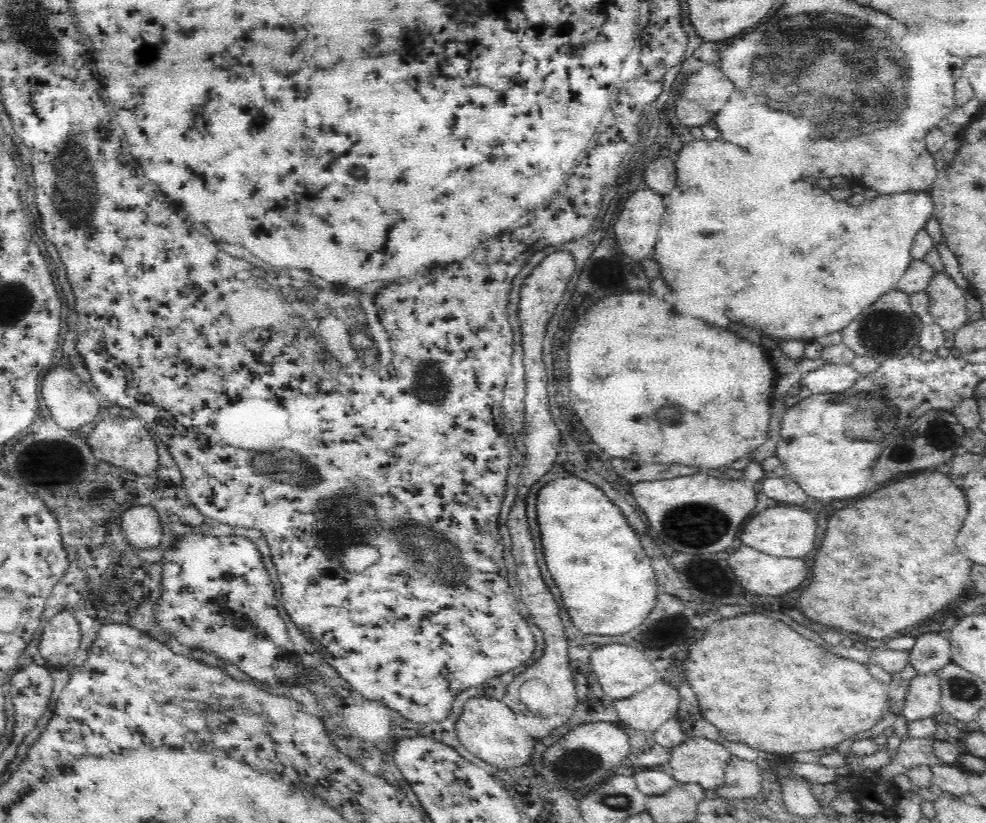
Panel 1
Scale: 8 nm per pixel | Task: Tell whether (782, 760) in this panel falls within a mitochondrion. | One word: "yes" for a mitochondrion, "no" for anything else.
no

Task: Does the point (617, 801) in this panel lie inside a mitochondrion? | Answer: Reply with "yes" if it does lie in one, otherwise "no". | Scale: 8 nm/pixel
yes

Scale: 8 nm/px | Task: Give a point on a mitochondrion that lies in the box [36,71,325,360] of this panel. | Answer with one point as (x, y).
(74, 182)

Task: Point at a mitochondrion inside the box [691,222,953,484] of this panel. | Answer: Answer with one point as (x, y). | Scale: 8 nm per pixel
(887, 330)

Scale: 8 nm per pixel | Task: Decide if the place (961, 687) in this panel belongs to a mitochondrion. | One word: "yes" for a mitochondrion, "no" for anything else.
yes

